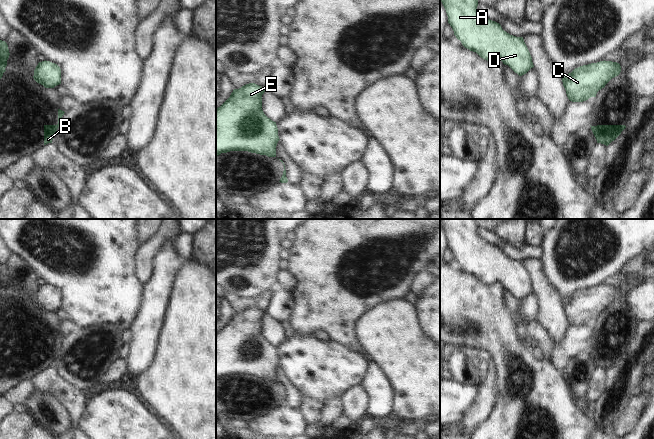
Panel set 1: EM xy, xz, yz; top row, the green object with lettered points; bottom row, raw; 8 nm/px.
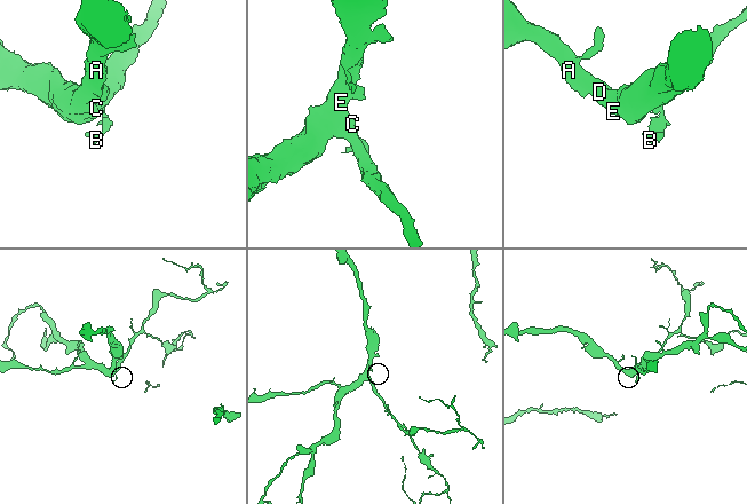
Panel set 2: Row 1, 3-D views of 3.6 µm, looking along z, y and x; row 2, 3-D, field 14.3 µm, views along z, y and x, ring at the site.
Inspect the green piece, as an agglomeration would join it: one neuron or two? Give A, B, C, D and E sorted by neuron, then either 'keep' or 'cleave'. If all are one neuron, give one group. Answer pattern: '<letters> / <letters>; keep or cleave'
A C D E / B; cleave

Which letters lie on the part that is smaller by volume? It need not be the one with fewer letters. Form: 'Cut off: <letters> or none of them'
Cut off: B

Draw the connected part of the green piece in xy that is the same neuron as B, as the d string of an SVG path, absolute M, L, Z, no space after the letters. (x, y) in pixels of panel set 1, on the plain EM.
M58 333L58 348L57 349L44 349L44 369L52 367L55 356L59 351L60 344L64 339L64 335Z

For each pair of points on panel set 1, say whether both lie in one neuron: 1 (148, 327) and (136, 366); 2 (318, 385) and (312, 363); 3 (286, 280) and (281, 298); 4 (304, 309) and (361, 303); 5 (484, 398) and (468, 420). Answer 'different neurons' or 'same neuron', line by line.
1: same neuron
2: same neuron
3: different neurons
4: same neuron
5: same neuron

